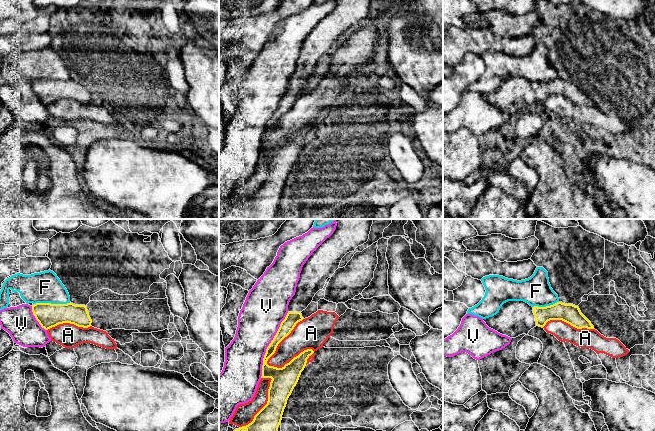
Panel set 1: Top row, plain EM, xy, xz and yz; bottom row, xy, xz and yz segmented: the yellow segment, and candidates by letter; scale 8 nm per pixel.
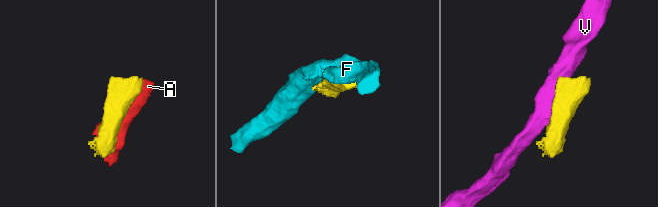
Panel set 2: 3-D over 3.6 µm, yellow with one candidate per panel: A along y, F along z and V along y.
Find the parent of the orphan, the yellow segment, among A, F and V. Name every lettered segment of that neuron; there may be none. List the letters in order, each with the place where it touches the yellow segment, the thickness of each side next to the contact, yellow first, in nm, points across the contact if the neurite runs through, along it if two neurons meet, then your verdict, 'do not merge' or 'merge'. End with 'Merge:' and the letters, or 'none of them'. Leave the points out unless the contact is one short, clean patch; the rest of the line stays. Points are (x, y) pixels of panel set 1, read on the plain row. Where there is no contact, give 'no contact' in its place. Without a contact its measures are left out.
A: contact xz (280, 117); calibres 140 and 260 nm; do not merge
F: contact xy (52, 80); calibres 200 and 260 nm; merge
V: contact xz (269, 121); calibres 120 and 340 nm; do not merge
Merge: F

